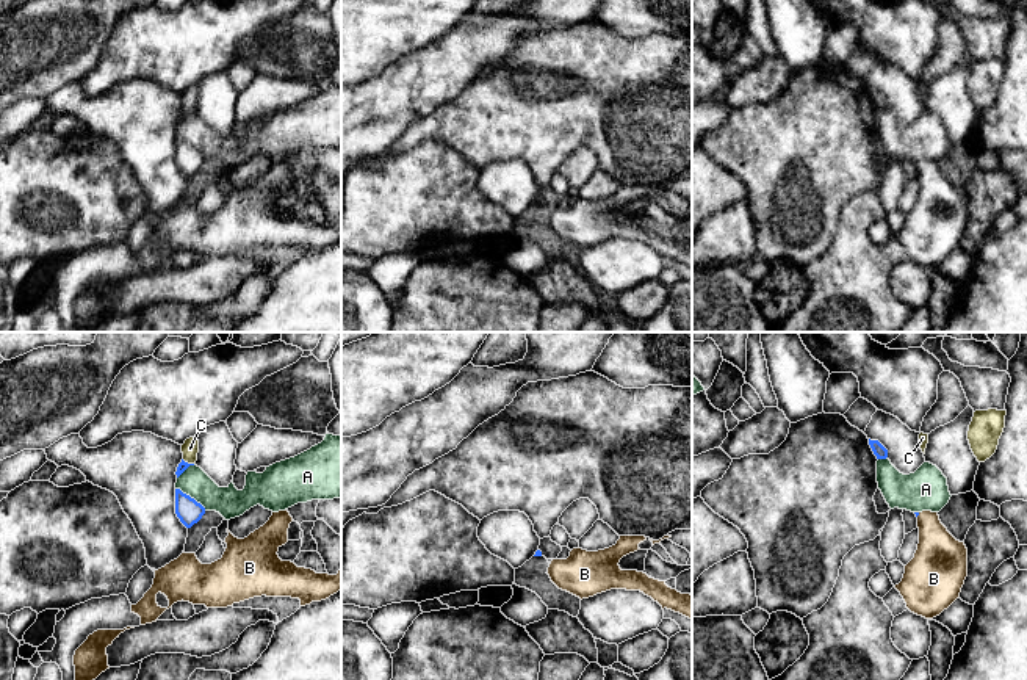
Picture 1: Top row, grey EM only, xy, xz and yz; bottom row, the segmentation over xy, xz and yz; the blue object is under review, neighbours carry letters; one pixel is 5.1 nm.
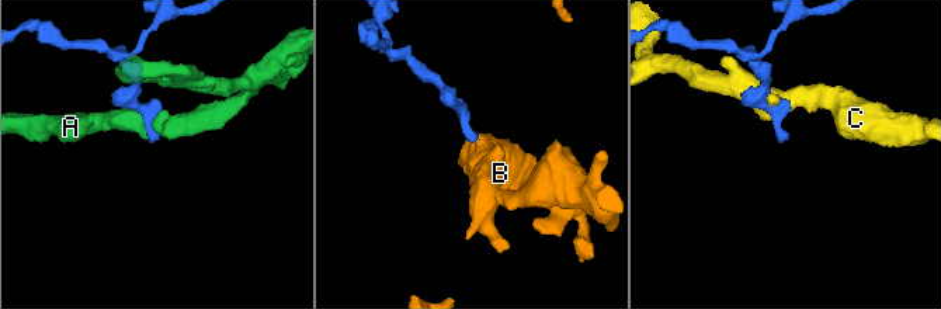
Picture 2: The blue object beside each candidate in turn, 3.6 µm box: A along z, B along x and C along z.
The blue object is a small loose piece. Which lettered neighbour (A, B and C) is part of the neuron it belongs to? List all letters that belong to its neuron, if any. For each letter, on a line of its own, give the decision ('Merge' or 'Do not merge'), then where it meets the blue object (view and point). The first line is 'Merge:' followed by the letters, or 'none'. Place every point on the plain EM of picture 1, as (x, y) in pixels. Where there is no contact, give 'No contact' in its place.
Merge: B
A: Do not merge. Touches blue at xy (190, 146)
B: Merge. Touches blue at yz (918, 163)
C: Do not merge. Touches blue at xy (187, 112)

